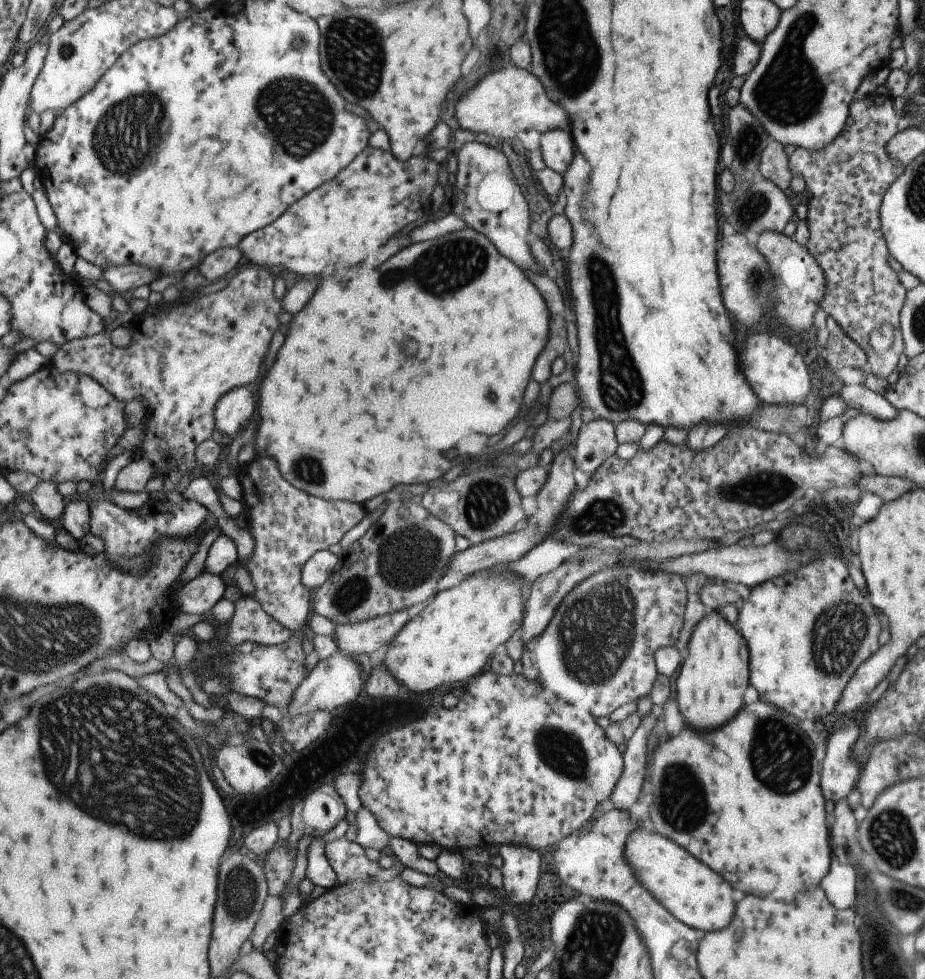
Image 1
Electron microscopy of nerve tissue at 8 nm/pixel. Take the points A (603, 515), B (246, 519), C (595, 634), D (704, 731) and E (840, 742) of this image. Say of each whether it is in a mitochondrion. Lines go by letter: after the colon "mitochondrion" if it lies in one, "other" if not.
A: mitochondrion
B: other
C: mitochondrion
D: other
E: other

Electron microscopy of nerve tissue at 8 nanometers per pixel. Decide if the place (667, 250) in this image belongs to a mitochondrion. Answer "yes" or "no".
no

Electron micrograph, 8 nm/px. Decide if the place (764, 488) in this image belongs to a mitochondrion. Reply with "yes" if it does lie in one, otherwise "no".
yes

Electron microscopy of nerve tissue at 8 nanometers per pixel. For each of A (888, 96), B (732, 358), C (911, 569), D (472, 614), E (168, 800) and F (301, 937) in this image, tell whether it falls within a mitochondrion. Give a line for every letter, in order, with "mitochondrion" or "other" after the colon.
A: other
B: other
C: other
D: other
E: mitochondrion
F: other

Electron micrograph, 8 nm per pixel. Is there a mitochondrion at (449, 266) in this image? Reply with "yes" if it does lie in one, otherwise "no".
yes

